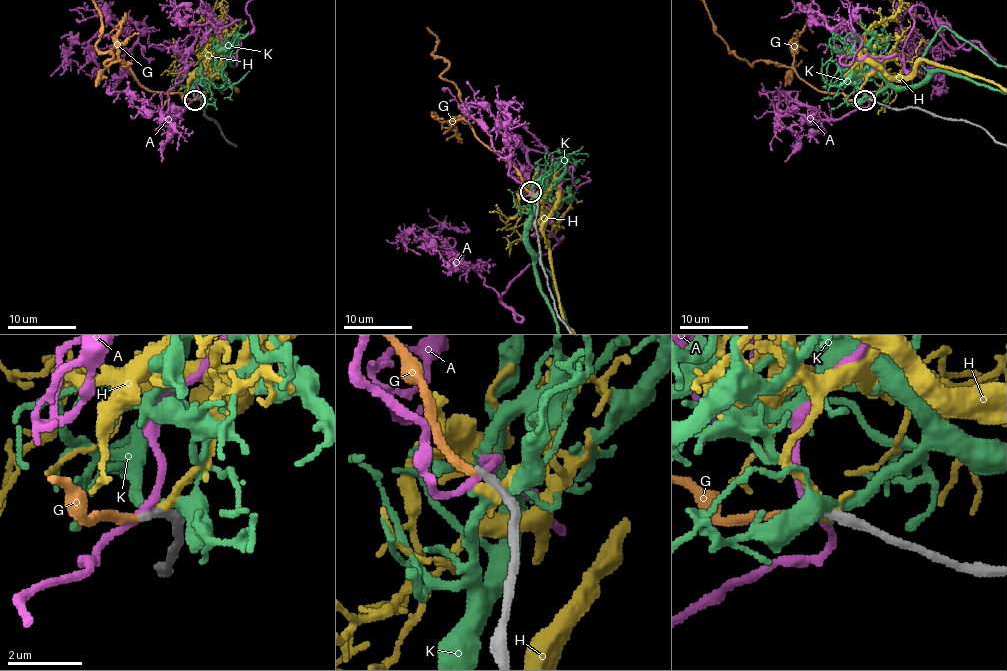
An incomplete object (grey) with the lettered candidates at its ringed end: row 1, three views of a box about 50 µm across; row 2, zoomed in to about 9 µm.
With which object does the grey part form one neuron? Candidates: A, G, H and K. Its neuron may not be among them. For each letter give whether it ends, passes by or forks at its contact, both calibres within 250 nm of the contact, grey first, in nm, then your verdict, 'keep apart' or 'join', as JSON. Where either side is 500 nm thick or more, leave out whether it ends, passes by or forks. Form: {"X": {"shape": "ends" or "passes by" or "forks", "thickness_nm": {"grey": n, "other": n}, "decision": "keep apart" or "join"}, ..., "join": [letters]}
{"A": {"shape": "passes by", "thickness_nm": {"grey": 260, "other": 190}, "decision": "keep apart"}, "G": {"shape": "ends", "thickness_nm": {"grey": 220, "other": 240}, "decision": "join"}, "H": {"shape": "ends", "thickness_nm": {"grey": 320, "other": 340}, "decision": "keep apart"}, "K": {"shape": "forks", "thickness_nm": {"grey": 360, "other": 280}, "decision": "keep apart"}, "join": ["G"]}

